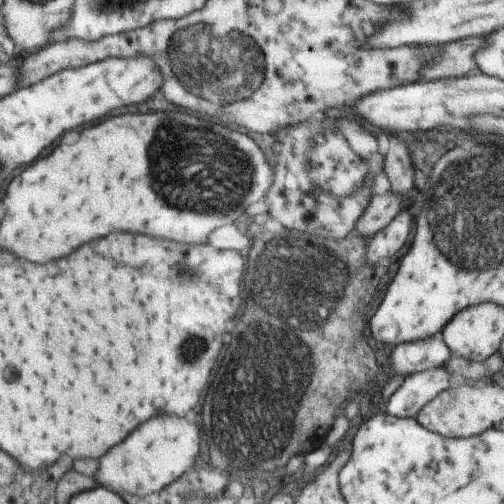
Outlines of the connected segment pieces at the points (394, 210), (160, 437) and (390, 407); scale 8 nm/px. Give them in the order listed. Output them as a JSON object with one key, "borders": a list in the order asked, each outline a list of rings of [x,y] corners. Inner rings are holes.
{"borders":[[[[390,190],[381,195],[374,195],[364,214],[356,223],[355,234],[363,238],[376,234],[386,228],[394,217],[404,208],[405,198]]],[[[164,414],[154,418],[152,422],[146,422],[142,428],[138,428],[118,450],[112,450],[106,458],[102,458],[102,466],[97,479],[101,486],[110,487],[122,496],[124,493],[147,497],[155,492],[163,491],[168,485],[182,478],[186,473],[194,470],[198,456],[202,454],[202,428],[198,422],[190,422],[188,417],[182,418],[178,414]]],[[[444,365],[408,375],[386,403],[385,412],[398,418],[416,418],[426,404],[450,388],[450,376]]]]}

